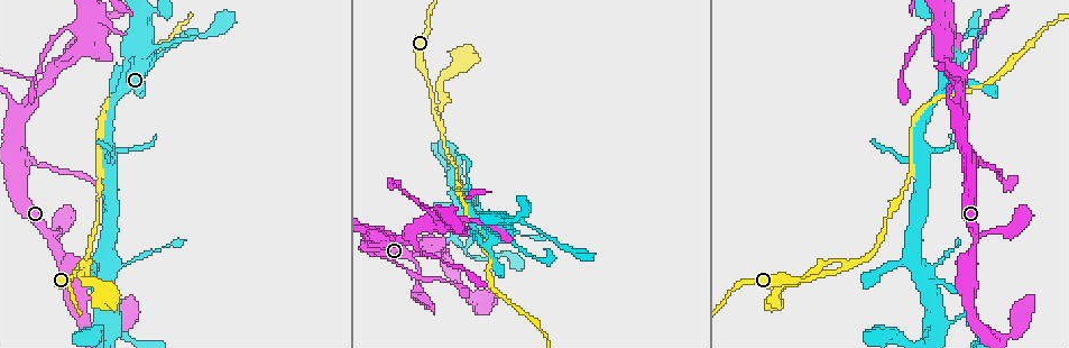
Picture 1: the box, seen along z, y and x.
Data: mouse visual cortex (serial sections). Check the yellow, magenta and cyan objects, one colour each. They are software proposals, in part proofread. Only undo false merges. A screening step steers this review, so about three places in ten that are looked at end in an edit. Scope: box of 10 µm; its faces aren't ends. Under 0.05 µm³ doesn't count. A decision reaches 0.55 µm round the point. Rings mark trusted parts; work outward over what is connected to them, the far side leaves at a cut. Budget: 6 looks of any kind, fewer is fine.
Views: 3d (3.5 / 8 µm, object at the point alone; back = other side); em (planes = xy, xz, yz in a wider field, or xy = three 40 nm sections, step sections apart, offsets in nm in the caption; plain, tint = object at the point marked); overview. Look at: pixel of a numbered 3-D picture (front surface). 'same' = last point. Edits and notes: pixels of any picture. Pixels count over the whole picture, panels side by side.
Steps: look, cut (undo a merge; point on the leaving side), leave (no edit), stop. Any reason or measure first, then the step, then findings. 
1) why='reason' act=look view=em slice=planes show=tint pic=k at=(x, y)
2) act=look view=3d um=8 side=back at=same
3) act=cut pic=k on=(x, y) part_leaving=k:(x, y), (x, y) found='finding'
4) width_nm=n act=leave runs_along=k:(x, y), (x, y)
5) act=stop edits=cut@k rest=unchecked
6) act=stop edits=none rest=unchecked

why='narrows sharply' act=look view=3d um=3.5 pic=1 at=(146, 21)

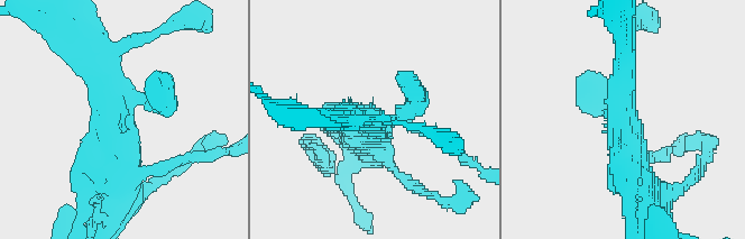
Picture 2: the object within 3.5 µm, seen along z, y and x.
act=look view=em slice=xy step=1 show=tint pic=2 at=(123, 118)

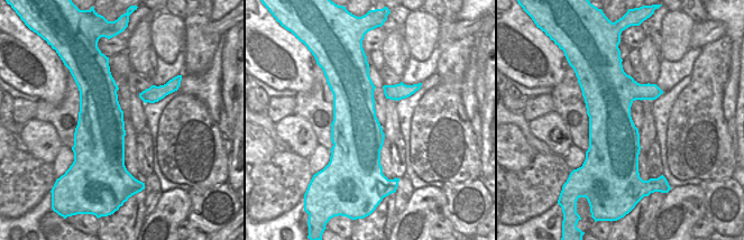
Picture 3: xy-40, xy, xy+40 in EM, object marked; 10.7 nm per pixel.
arms=3 act=leave runs_along=2:(645, 192), (628, 99), (597, 92) found='one cell here'

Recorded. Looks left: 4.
why='three arms meet' act=look view=3d um=8 side=back pic=1 at=(968, 168)

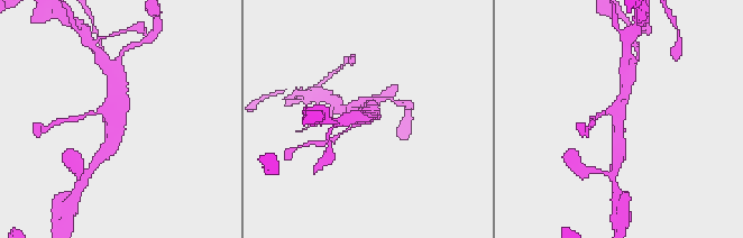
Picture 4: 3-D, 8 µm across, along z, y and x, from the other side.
arms=3 arm_widths_nm=100,350,400 act=look view=em slice=xy step=3 show=tint at=same

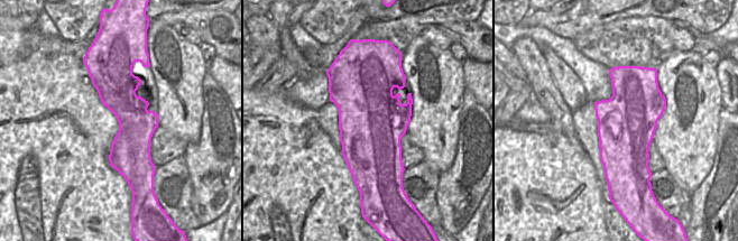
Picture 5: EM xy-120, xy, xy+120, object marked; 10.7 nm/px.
width_nm=700 act=leave runs_along=4:(107, 148), (112, 134), (117, 85) found='continuous, no second cell'

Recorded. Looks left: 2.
why='small branch off a trunk' act=look view=3d um=3.5 pic=1 at=(46, 79)

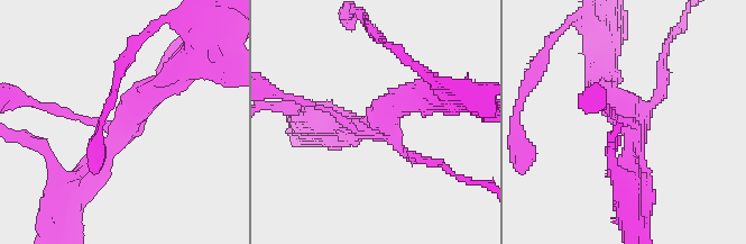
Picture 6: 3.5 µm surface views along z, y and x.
arms=4 arm_widths_nm=100,150,250,350 act=look view=em slice=xy step=1 show=tint pic=6 at=(124, 128)

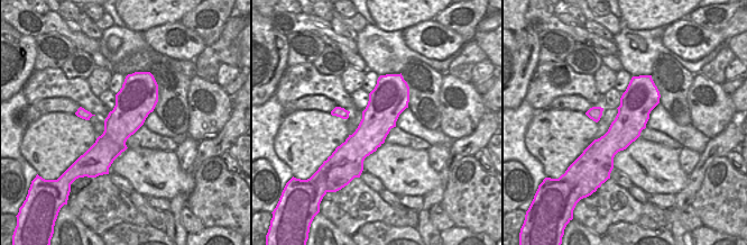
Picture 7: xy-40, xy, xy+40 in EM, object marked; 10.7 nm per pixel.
act=leave runs_along=6:(74, 178), (174, 74) found='one cell here'

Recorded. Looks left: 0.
act=stop edits=none rest=unchecked

